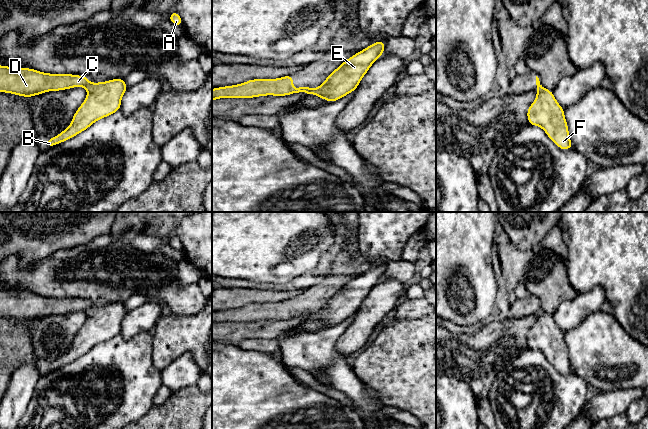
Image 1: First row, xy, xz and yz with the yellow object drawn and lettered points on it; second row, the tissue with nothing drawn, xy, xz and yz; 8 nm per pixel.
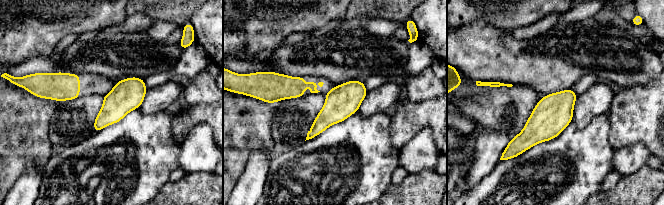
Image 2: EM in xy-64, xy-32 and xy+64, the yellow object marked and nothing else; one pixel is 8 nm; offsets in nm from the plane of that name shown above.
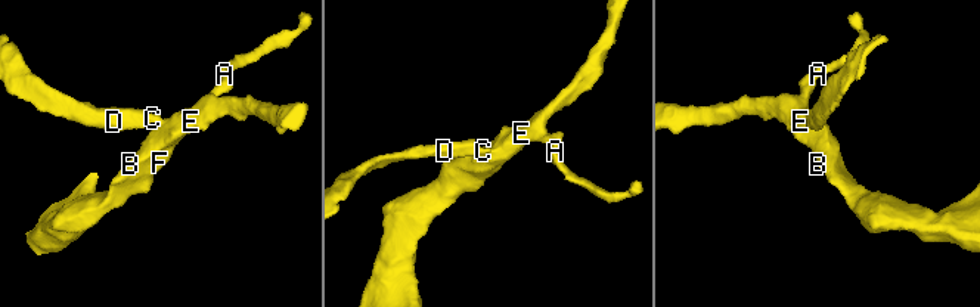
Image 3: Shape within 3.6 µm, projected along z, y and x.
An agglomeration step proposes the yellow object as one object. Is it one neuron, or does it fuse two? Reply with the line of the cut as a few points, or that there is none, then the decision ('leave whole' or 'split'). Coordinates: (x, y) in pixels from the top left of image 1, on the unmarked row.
cut none; leave whole

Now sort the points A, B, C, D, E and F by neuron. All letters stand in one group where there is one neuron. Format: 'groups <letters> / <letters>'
groups A B C D E F

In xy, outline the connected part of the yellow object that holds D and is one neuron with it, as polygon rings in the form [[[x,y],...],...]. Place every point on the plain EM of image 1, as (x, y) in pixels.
[[[0,290],[0,316],[22,321],[34,321],[50,316],[84,311],[88,317],[76,334],[71,348],[57,360],[45,365],[46,371],[58,369],[88,353],[96,345],[119,335],[121,324],[128,313],[123,302],[90,307],[86,300],[51,298],[31,292]]]

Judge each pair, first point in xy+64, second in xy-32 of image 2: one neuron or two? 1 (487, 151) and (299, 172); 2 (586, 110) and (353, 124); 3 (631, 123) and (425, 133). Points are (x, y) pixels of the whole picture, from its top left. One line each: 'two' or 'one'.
1: two
2: two
3: two

